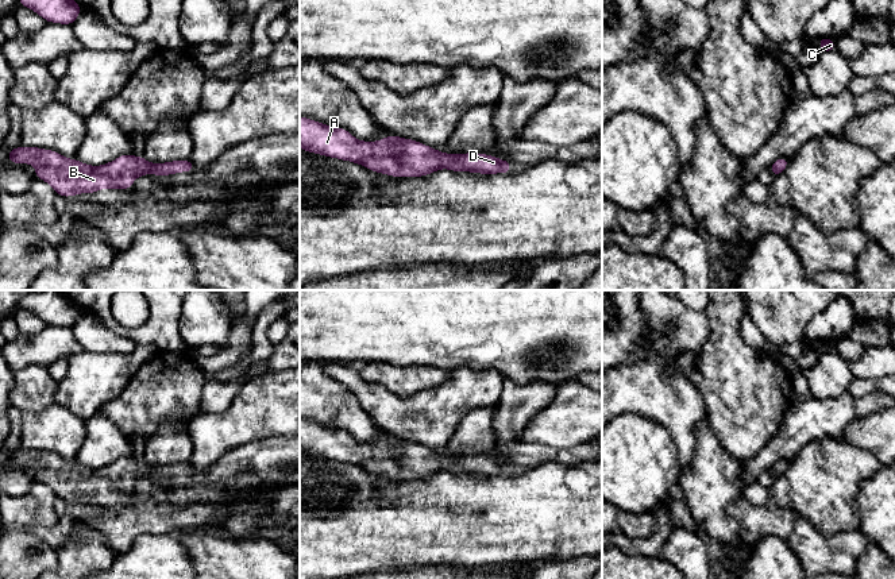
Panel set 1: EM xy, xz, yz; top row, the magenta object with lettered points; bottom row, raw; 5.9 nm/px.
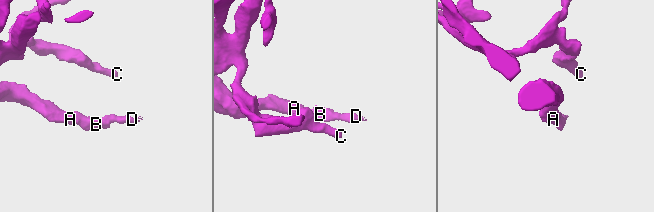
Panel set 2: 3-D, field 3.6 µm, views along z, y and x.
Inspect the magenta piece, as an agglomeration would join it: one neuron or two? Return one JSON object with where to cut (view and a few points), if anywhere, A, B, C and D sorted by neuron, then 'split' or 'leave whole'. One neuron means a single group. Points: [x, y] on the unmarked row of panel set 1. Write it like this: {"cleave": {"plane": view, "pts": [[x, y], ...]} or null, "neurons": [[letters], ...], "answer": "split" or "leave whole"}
{"cleave": null, "neurons": [["A", "B", "C", "D"]], "answer": "leave whole"}

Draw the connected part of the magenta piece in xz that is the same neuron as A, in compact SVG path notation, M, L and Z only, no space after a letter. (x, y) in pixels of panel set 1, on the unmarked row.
M300 420L300 449L331 460L359 466L391 479L421 479L440 471L481 476L512 475L510 463L467 455L445 456L417 443L386 437L378 444L355 441L347 432Z

